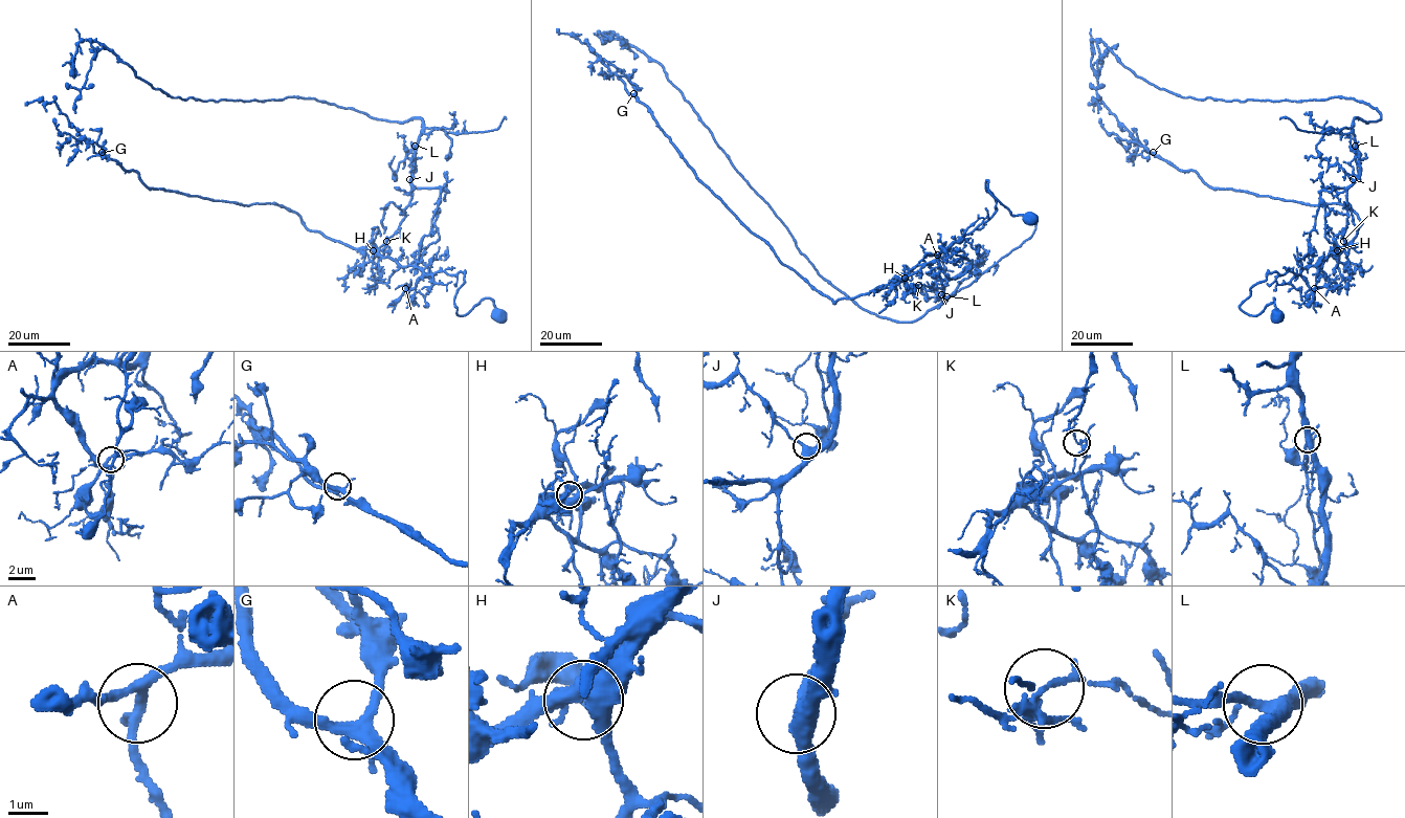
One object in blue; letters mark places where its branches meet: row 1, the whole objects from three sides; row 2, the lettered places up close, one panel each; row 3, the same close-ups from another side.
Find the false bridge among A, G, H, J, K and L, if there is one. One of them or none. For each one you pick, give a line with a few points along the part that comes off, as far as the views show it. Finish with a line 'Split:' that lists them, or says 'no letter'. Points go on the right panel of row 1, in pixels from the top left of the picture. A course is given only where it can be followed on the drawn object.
K: Course of the part to remove: (1343, 241), (1359, 175), (1352, 120), (1380, 118), (1369, 105), (1182, 97), (1101, 42), (1098, 113)
Split: K

